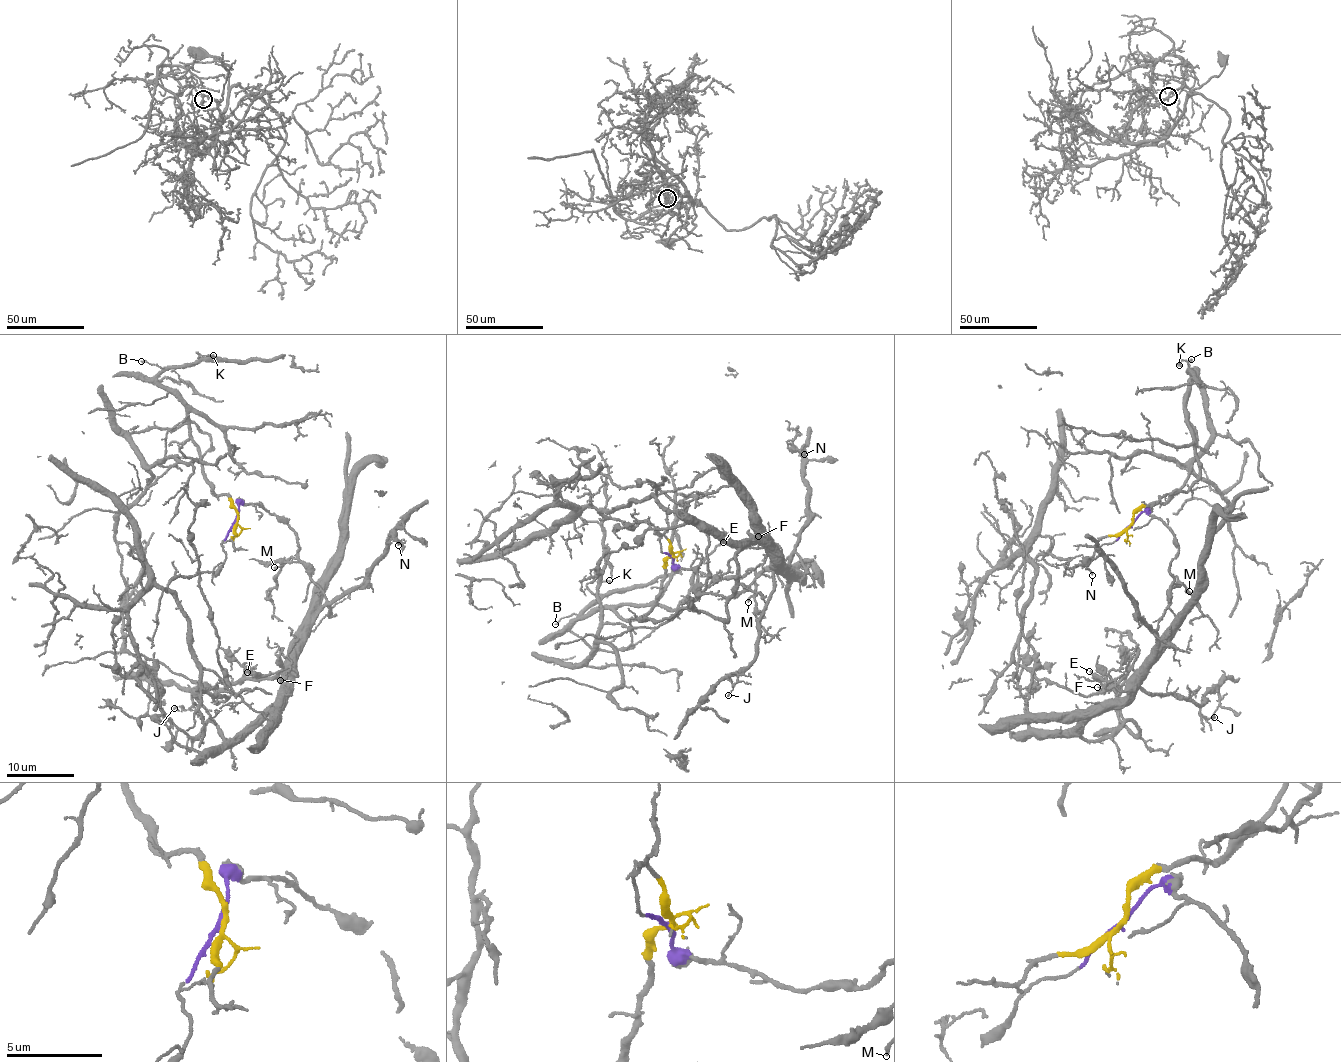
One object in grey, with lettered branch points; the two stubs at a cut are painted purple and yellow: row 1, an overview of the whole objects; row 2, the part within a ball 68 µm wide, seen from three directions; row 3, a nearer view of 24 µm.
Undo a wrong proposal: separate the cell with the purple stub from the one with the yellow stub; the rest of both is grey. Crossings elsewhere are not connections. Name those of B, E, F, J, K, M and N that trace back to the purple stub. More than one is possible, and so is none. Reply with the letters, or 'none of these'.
E, F, J, M, N

